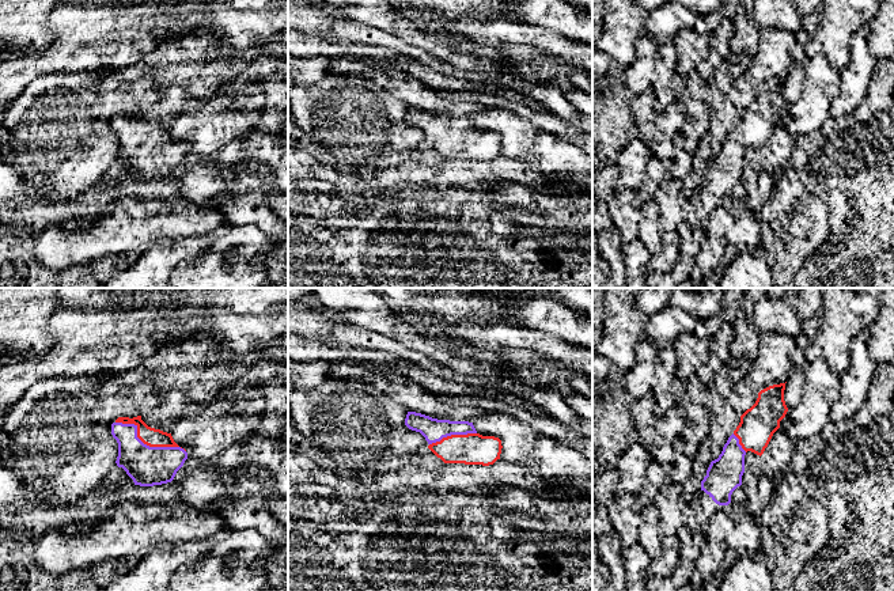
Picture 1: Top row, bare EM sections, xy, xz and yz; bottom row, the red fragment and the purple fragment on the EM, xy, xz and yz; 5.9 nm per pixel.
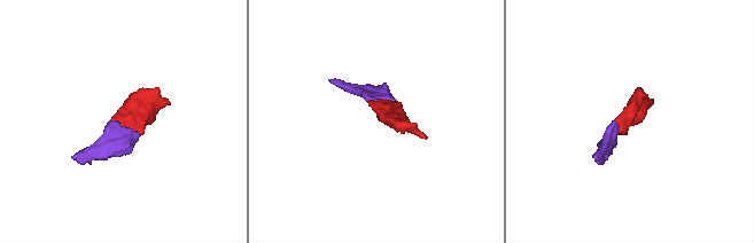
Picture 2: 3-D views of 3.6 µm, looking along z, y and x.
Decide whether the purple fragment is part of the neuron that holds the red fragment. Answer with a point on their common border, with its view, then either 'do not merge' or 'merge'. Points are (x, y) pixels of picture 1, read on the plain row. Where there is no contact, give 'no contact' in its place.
contact xy (147, 140); merge

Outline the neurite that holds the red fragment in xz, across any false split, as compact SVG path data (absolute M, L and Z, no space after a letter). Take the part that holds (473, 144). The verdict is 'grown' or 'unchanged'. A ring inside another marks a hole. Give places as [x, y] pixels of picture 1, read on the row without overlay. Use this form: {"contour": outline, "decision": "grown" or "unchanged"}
{"contour": "M408 107L405 121L420 128L428 137L428 144L444 159L489 162L500 155L501 136L480 130L473 118L437 115Z", "decision": "grown"}

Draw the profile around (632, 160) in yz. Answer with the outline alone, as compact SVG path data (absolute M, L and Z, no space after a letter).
M640 137L629 141L615 160L618 168L615 190L633 193L648 178L647 163L651 156L649 147Z

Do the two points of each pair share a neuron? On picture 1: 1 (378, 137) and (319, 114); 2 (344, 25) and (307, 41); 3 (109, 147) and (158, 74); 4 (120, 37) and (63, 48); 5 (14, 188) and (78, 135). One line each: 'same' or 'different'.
1: same
2: different
3: different
4: same
5: different

